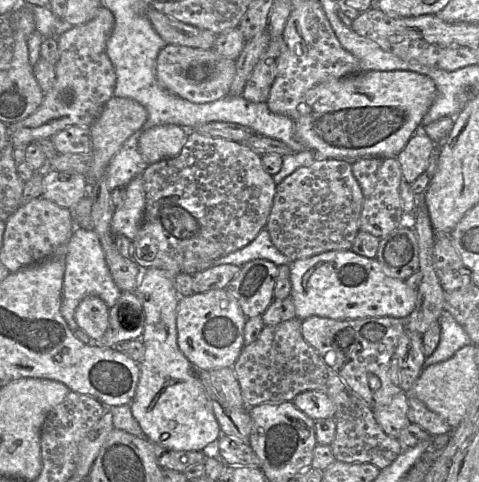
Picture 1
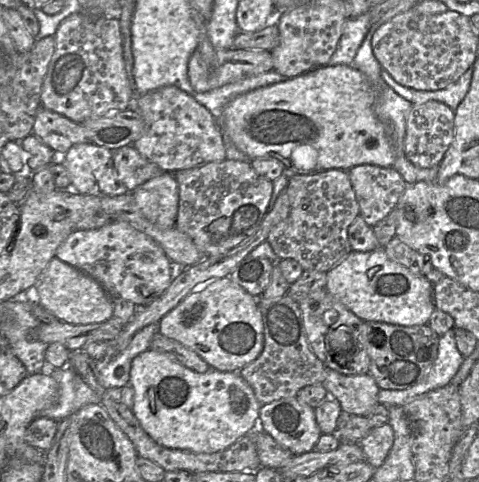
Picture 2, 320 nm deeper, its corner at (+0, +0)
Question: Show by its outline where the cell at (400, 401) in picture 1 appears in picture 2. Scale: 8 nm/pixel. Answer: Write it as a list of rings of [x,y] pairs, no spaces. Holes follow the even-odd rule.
[[[326,367],[322,385],[340,403],[344,415],[367,417],[378,404],[380,388],[369,374],[343,375]]]

